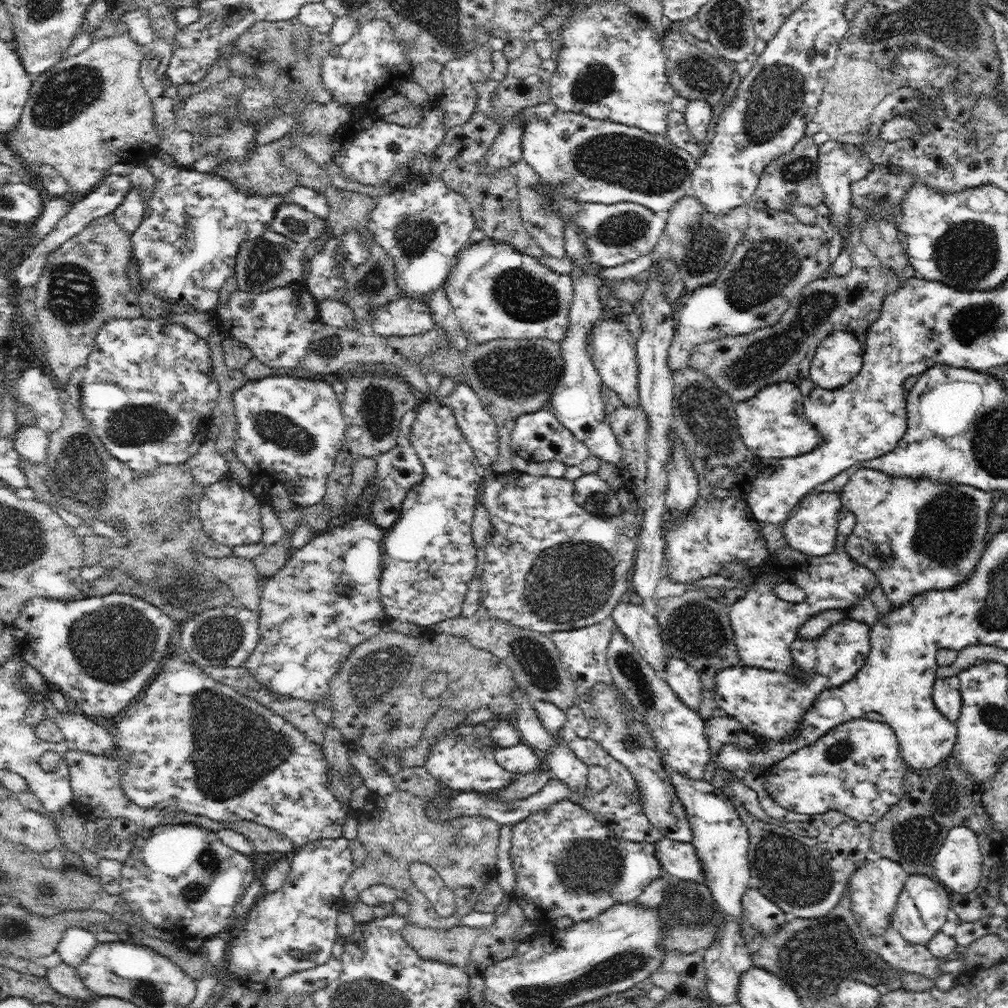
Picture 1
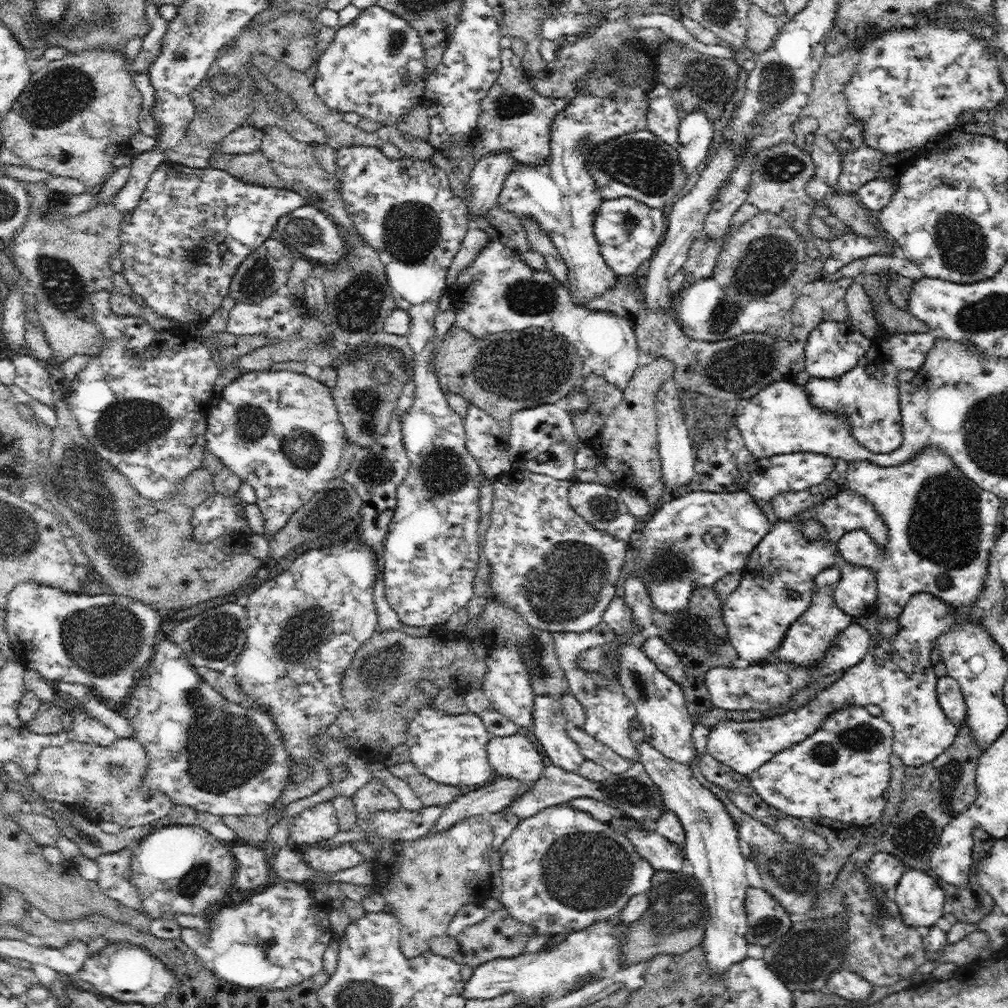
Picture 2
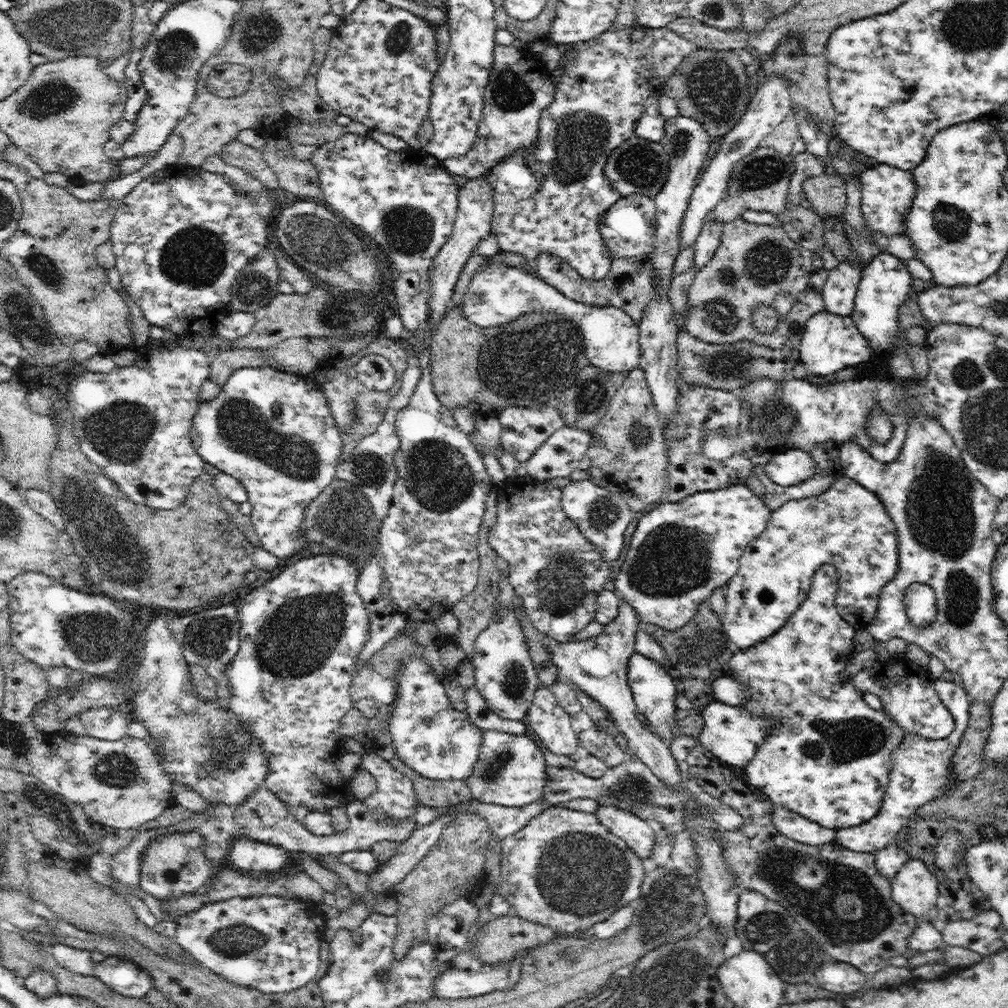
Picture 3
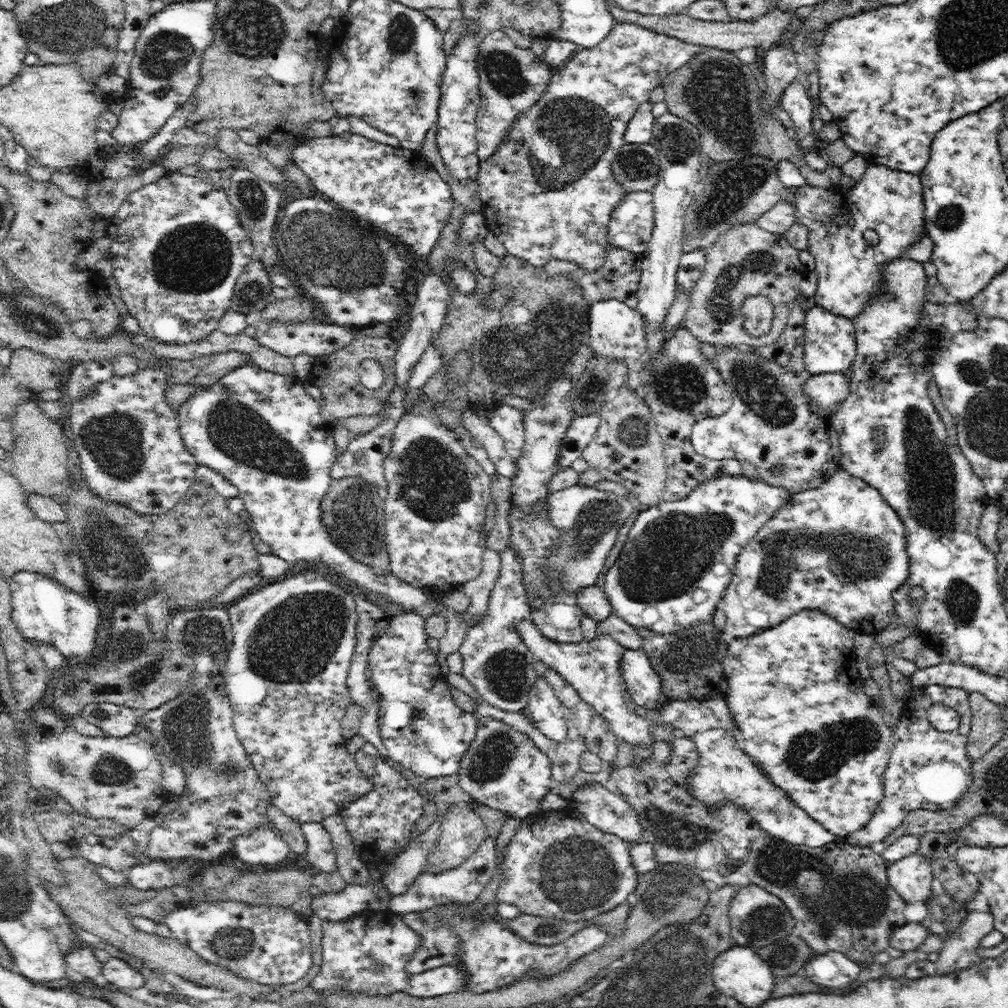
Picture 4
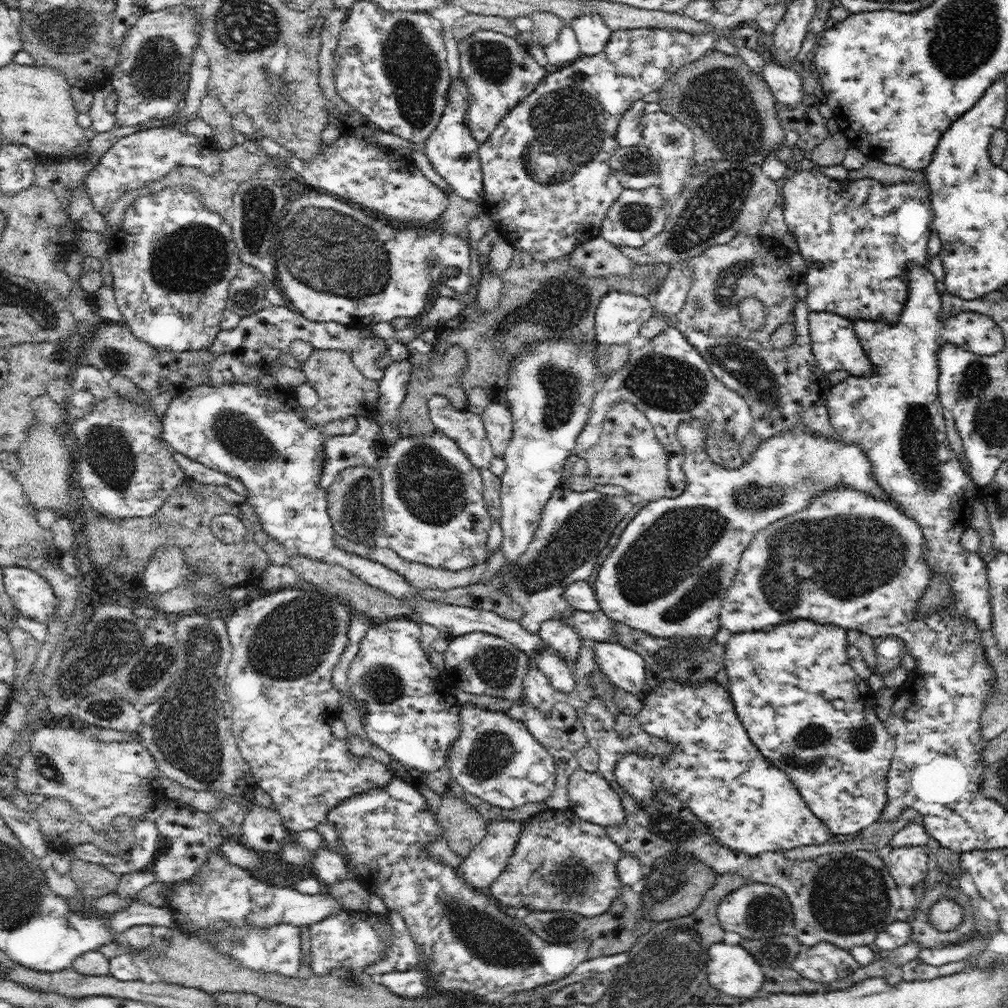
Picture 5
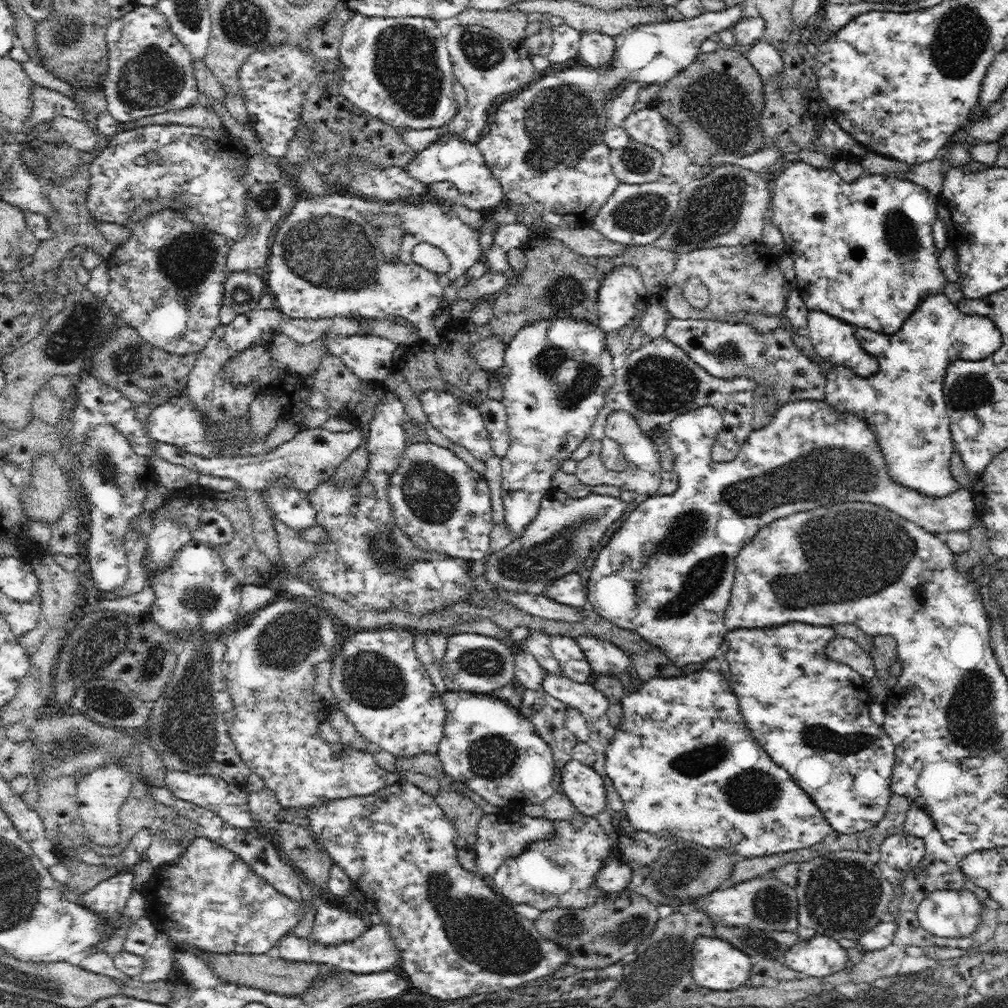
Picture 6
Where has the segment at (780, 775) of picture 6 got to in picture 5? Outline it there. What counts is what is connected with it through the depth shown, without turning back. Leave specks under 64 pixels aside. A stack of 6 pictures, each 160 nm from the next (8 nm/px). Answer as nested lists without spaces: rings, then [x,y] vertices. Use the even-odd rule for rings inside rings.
[[[664,680],[658,688],[651,689],[642,697],[642,710],[636,714],[635,717],[635,731],[640,733],[660,737],[660,739],[666,739],[670,745],[672,745],[671,754],[668,759],[658,759],[658,757],[652,757],[648,755],[648,752],[639,752],[628,750],[626,755],[616,763],[614,766],[614,777],[616,781],[620,783],[620,786],[630,795],[630,798],[636,799],[640,805],[644,807],[651,803],[654,793],[660,789],[666,789],[678,797],[688,809],[694,812],[694,815],[698,816],[702,822],[706,823],[706,827],[710,827],[710,833],[714,835],[716,842],[734,850],[742,851],[742,854],[746,853],[750,856],[761,855],[766,852],[785,851],[793,849],[799,846],[820,845],[822,842],[829,840],[832,835],[827,826],[810,810],[810,807],[806,804],[806,801],[802,798],[798,789],[794,786],[794,783],[790,780],[790,777],[779,768],[776,768],[771,764],[768,759],[762,755],[762,752],[752,744],[747,730],[744,728],[742,721],[736,714],[735,704],[732,700],[729,690],[717,683],[716,681],[710,682],[706,680],[704,684],[688,684],[687,682],[678,682],[677,680]]]

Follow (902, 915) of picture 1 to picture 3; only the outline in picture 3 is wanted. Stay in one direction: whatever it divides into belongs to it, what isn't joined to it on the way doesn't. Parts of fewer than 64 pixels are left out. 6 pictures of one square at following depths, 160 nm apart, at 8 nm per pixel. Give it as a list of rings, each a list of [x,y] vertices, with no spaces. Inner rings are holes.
[[[910,858],[891,881],[892,898],[917,918],[934,914],[936,898],[941,891],[936,878],[925,862]]]

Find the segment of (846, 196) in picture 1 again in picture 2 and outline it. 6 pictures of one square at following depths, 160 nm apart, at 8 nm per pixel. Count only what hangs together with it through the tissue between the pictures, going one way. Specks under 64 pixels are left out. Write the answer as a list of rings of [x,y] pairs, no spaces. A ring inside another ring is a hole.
[[[814,133],[815,140],[810,154],[815,166],[815,176],[830,186],[838,182],[838,176],[842,172],[842,155],[837,146],[832,144],[826,136]]]

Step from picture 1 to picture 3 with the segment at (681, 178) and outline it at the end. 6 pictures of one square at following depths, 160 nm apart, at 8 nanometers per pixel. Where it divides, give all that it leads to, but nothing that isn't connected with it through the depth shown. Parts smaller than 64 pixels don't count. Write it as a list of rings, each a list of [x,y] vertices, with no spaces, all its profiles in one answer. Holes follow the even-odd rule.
[[[500,46],[494,48],[493,66],[489,75],[489,82],[485,88],[484,108],[481,112],[481,119],[477,130],[478,138],[473,148],[466,155],[458,158],[449,158],[443,161],[446,170],[451,175],[464,176],[473,179],[484,175],[492,166],[515,154],[519,149],[536,147],[539,142],[538,122],[544,108],[550,106],[554,100],[555,85],[550,81],[553,72],[544,67],[541,58],[530,56],[527,52],[518,50],[514,46]],[[632,136],[622,142],[607,158],[604,172],[610,179],[611,185],[623,196],[631,194],[645,194],[654,197],[666,184],[668,178],[668,166],[670,155],[660,143],[647,140],[646,138]]]

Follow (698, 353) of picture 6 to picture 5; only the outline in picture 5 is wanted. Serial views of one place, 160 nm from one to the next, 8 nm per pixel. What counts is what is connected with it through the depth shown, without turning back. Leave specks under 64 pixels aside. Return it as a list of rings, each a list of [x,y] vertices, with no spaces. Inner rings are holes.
[[[801,299],[794,304],[791,320],[795,327],[795,341],[780,350],[760,346],[751,338],[710,336],[690,327],[681,327],[686,339],[696,347],[713,375],[746,401],[752,413],[753,430],[762,441],[794,426],[803,426],[811,434],[826,438],[835,436],[827,409],[827,394],[831,383],[827,373],[819,369],[812,352],[810,312],[806,305],[805,300]]]

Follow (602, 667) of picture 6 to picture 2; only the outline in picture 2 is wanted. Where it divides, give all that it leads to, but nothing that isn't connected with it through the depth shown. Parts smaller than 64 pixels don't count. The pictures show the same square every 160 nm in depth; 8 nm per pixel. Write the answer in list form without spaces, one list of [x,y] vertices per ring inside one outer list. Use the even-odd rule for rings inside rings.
[[[630,642],[619,648],[619,683],[623,686],[626,696],[634,703],[637,710],[636,725],[639,736],[647,740],[658,752],[682,765],[695,766],[696,747],[692,741],[692,730],[696,723],[686,709],[682,687],[668,678],[641,647],[637,648]]]

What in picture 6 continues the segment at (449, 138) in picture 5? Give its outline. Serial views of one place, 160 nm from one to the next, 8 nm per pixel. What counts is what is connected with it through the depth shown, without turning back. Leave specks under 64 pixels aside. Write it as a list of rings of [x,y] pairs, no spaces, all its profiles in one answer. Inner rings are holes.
[[[449,132],[442,134],[430,148],[416,154],[405,169],[410,177],[427,185],[436,181],[452,182],[459,189],[458,195],[461,201],[472,210],[492,210],[505,200],[502,187],[491,173],[480,150],[458,134],[449,134]]]

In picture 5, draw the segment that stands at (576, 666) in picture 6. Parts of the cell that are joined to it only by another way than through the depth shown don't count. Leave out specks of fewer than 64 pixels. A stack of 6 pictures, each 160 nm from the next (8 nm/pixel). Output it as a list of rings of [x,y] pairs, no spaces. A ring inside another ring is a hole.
[[[549,619],[540,626],[537,632],[540,638],[574,668],[580,650],[581,637],[563,620]]]

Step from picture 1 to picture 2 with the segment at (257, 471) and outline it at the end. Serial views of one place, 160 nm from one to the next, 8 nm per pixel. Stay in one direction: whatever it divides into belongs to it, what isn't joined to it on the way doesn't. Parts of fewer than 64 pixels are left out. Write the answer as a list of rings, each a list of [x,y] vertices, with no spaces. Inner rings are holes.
[[[290,370],[244,371],[223,388],[218,404],[210,406],[206,418],[206,448],[220,459],[226,468],[250,484],[266,524],[264,536],[270,538],[335,478],[343,448],[348,445],[345,428],[340,423],[339,412],[334,404],[331,388],[305,373]]]

